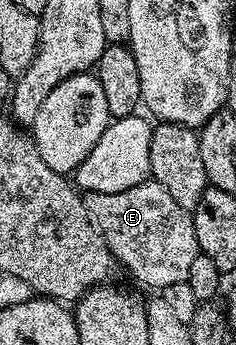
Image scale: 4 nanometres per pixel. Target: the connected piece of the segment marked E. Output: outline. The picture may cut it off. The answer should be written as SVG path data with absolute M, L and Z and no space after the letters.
M148 181L127 192L84 195L89 219L109 245L114 259L121 262L145 286L163 288L187 280L191 264L199 252L195 240L193 215L175 204L171 192L158 182Z

